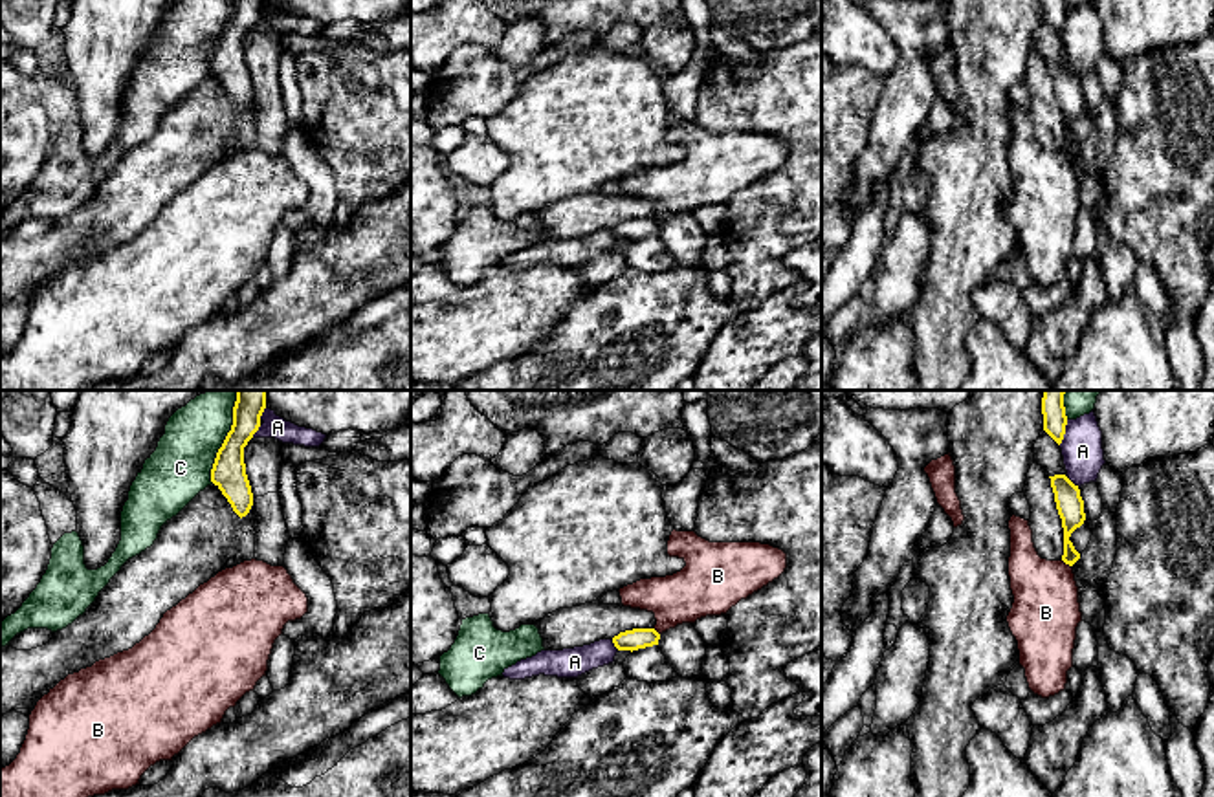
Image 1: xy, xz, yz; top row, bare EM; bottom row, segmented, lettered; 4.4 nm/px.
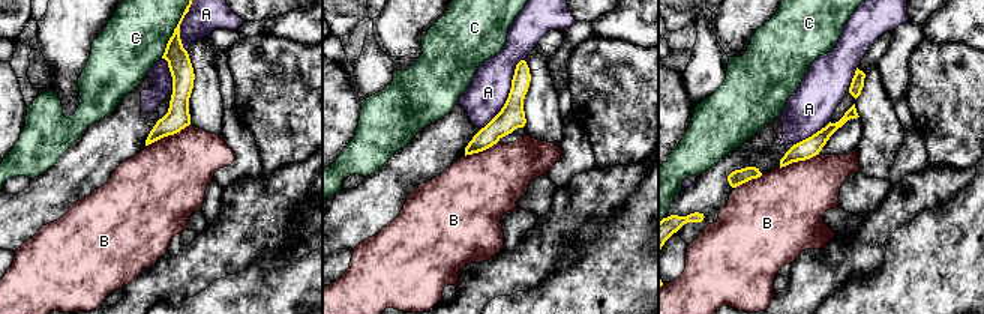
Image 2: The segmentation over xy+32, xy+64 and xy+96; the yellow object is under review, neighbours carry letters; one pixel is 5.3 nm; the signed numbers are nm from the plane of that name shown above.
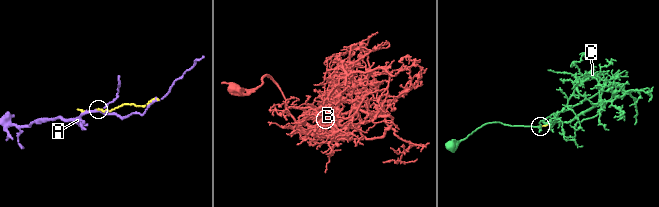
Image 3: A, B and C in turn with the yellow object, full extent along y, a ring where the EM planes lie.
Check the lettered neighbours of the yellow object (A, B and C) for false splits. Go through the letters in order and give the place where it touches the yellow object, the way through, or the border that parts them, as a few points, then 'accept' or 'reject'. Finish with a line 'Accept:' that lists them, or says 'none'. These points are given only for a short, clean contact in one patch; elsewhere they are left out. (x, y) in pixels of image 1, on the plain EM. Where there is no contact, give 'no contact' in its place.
A: meets yellow in yz at (1064, 22); reject
B: meets yellow in yz at (1066, 152); reject
C: meets yellow in xy at (220, 37); reject
Accept: none

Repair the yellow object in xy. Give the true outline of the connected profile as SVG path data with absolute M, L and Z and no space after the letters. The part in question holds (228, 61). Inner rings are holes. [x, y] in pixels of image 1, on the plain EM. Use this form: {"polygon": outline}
{"polygon": "M233 0L233 15L216 42L211 71L222 81L233 101L242 108L253 95L253 82L246 64L244 37L260 16L264 0Z"}

